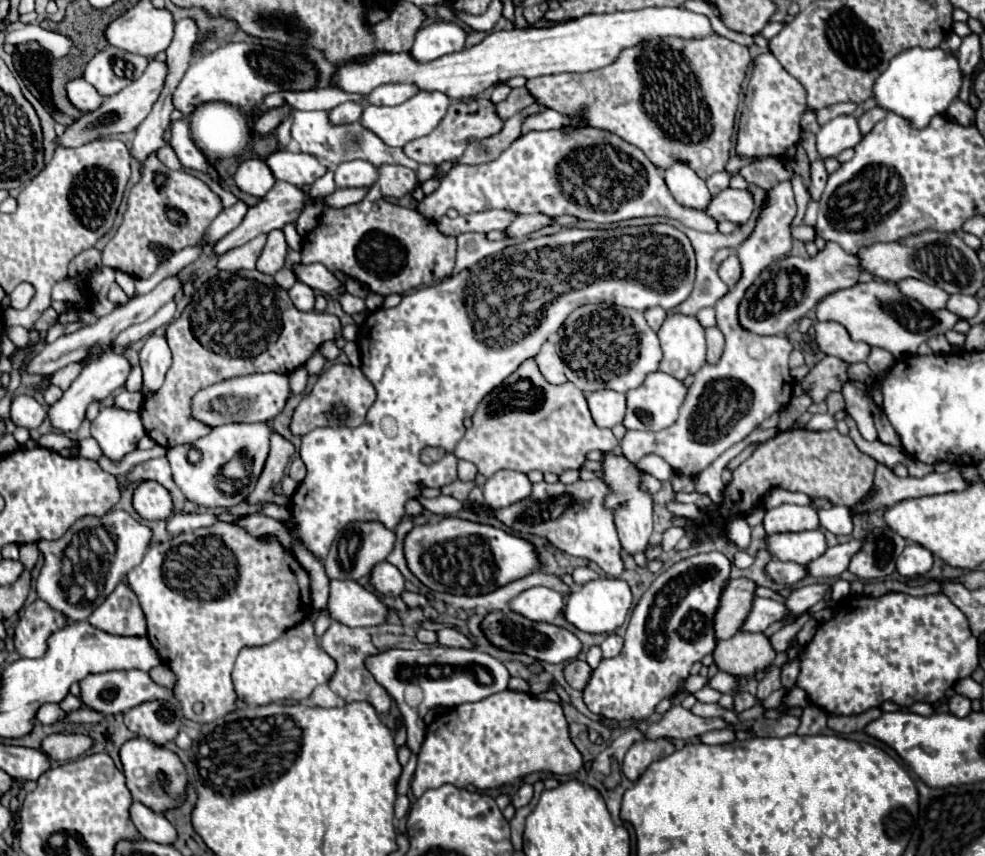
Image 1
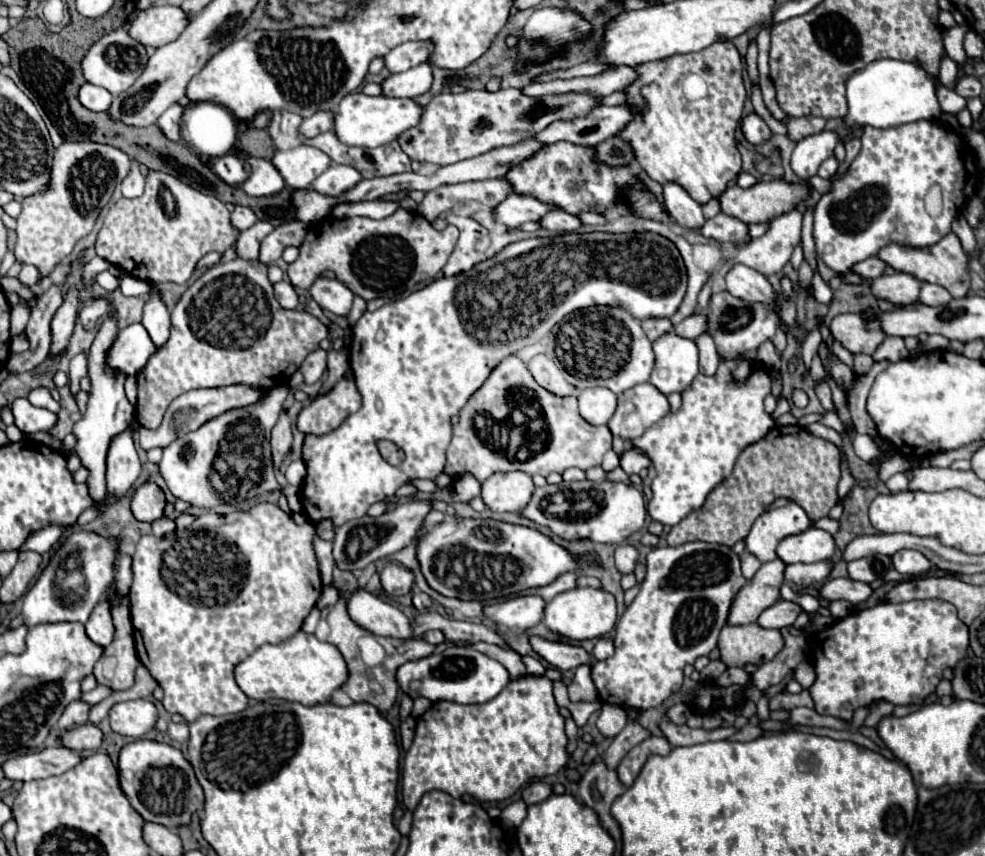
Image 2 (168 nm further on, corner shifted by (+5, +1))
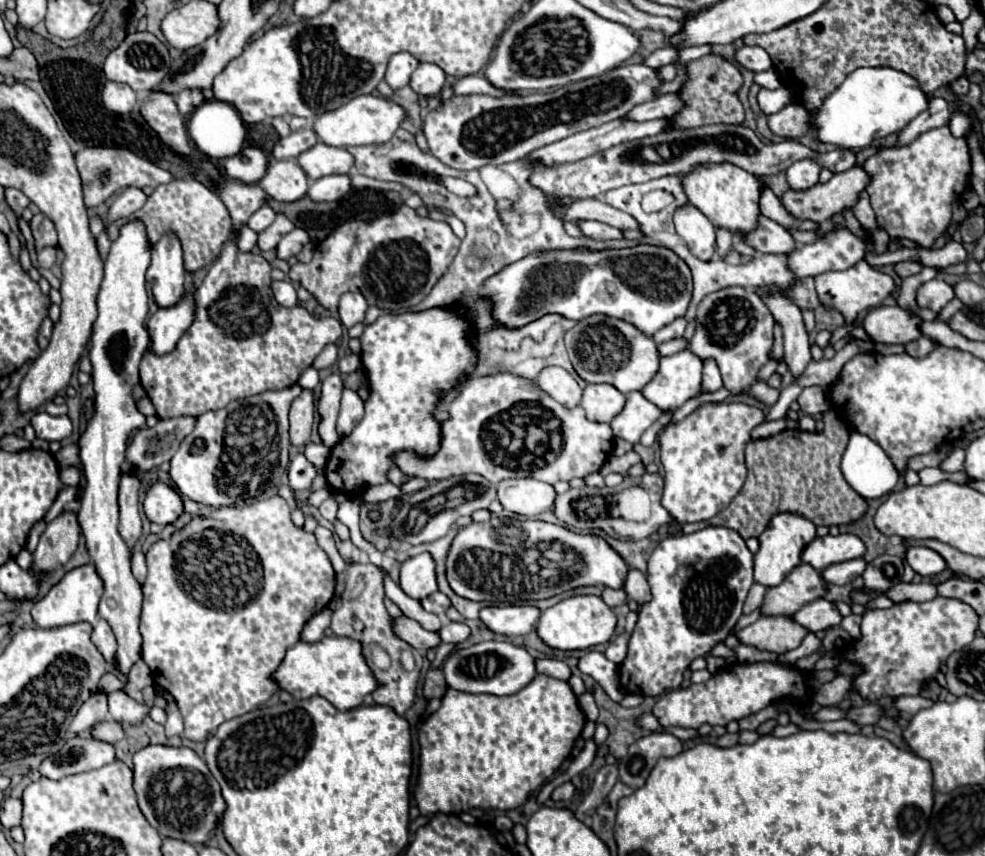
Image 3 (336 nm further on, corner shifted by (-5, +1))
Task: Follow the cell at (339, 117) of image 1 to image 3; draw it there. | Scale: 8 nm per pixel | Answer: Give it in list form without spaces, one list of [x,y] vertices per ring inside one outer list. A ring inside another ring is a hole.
[[[306,127],[306,129],[300,129],[300,131],[294,131],[290,133],[288,137],[280,139],[276,145],[274,145],[274,157],[276,159],[286,159],[286,157],[298,157],[302,151],[310,149],[312,145],[318,143],[318,135],[314,135],[314,129],[312,127]]]

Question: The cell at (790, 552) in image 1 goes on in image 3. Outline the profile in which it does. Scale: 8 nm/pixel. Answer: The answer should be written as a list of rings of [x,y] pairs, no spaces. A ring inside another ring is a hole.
[[[840,533],[836,537],[816,537],[812,543],[806,545],[806,551],[802,551],[802,561],[812,565],[816,571],[826,569],[832,563],[850,561],[862,557],[866,551],[864,543],[850,533]]]

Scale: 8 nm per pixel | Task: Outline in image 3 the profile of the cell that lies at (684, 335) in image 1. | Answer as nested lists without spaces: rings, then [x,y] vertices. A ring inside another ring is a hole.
[[[690,349],[660,359],[656,377],[642,389],[644,397],[662,411],[678,409],[702,393],[702,359]]]

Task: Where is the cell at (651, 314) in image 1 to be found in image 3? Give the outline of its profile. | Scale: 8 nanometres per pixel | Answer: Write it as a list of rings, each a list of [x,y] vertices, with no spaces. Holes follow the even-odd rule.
[[[678,317],[676,321],[668,323],[666,327],[662,327],[660,331],[654,333],[654,341],[656,343],[664,343],[664,341],[670,341],[674,337],[682,337],[684,335],[684,329],[686,329],[686,319],[684,317]]]

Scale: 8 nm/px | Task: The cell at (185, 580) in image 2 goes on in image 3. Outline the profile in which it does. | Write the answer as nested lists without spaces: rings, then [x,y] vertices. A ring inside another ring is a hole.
[[[278,495],[272,499],[256,501],[252,505],[242,507],[242,509],[240,507],[222,507],[218,513],[212,513],[210,517],[194,517],[184,527],[184,557],[180,557],[182,553],[174,551],[174,545],[176,543],[172,543],[172,537],[170,539],[158,539],[146,551],[148,577],[142,585],[144,605],[142,605],[142,617],[140,617],[140,633],[144,637],[142,659],[150,667],[154,681],[160,687],[164,687],[166,691],[170,691],[172,697],[176,699],[176,705],[184,717],[184,727],[186,727],[184,737],[188,737],[192,741],[206,741],[220,723],[254,711],[256,707],[266,703],[274,691],[278,691],[278,685],[270,679],[270,675],[272,675],[272,671],[276,671],[276,667],[284,659],[286,649],[300,641],[300,633],[302,633],[304,625],[308,623],[308,619],[328,607],[330,599],[334,597],[334,569],[330,565],[328,555],[318,545],[314,533],[308,533],[302,527],[296,527],[292,523],[290,507]]]

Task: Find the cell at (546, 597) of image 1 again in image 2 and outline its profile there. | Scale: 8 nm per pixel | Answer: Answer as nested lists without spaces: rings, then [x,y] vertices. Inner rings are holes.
[[[536,595],[514,597],[490,607],[484,607],[484,617],[492,619],[496,625],[502,625],[510,631],[526,631],[540,623],[544,615],[544,599]]]

